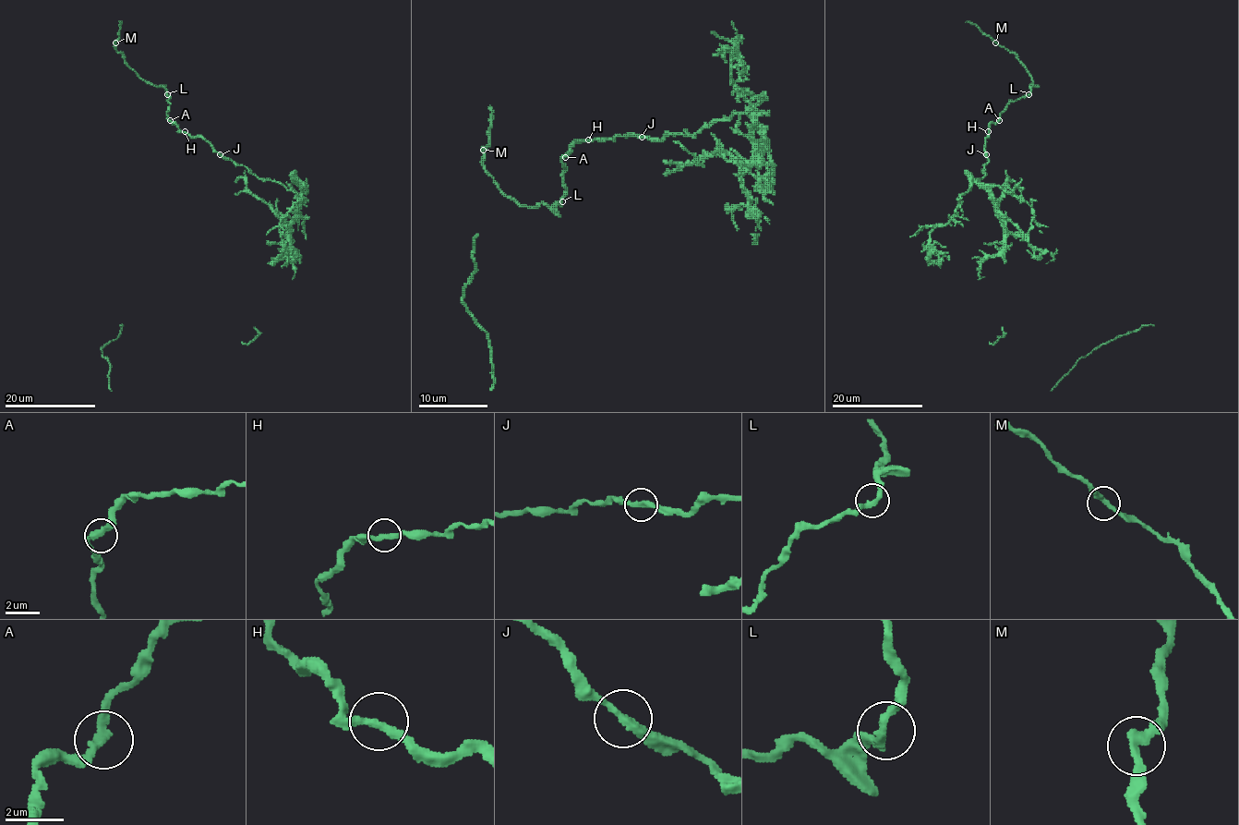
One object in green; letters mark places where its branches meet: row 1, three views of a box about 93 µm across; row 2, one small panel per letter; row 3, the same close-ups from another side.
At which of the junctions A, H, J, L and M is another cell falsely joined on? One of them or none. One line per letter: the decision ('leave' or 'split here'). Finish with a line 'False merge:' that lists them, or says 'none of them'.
A: leave
H: leave
J: split here
L: leave
M: leave
False merge: J

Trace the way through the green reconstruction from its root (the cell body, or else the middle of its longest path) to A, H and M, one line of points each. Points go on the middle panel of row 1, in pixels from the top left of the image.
A: (749, 162), (759, 153), (763, 131), (740, 114), (713, 121), (692, 134), (583, 139), (565, 157)
H: (749, 162), (759, 153), (763, 131), (740, 114), (713, 121), (692, 134), (588, 139)
M: (749, 162), (763, 131), (740, 114), (692, 134), (583, 139), (560, 160), (562, 201), (521, 206), (483, 150)

